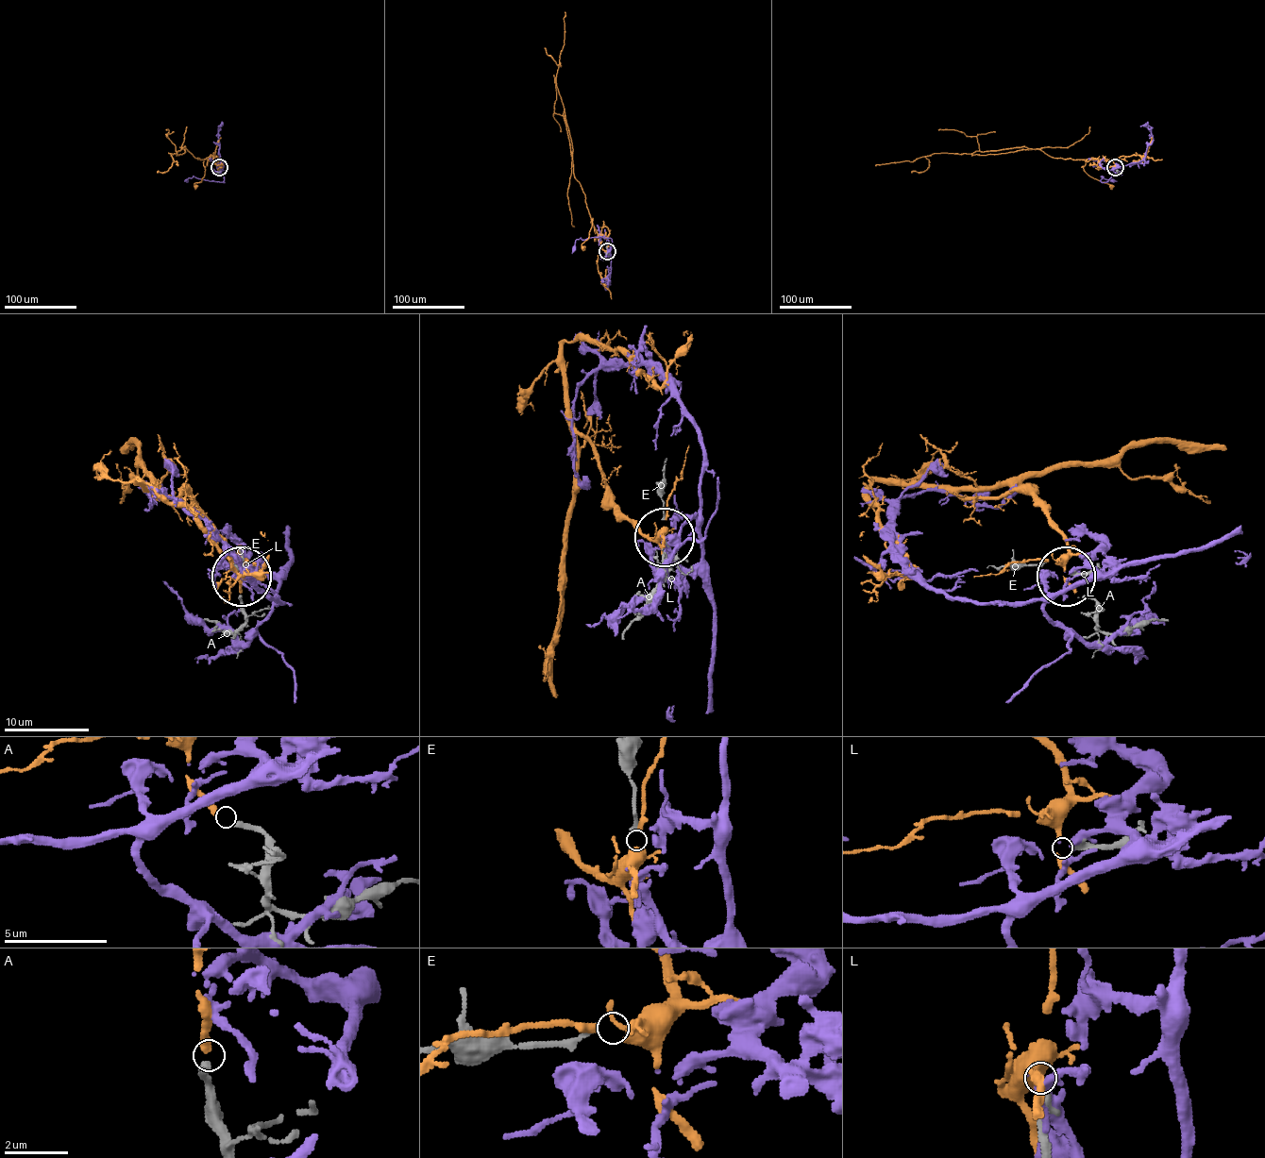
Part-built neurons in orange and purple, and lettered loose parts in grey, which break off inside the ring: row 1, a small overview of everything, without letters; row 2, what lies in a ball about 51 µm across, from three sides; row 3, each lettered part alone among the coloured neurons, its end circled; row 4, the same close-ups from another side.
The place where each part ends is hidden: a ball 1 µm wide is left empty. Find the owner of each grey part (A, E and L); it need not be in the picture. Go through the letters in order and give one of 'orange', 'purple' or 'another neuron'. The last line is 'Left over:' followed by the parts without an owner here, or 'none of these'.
A: orange
E: another neuron
L: another neuron
Left over: E, L

